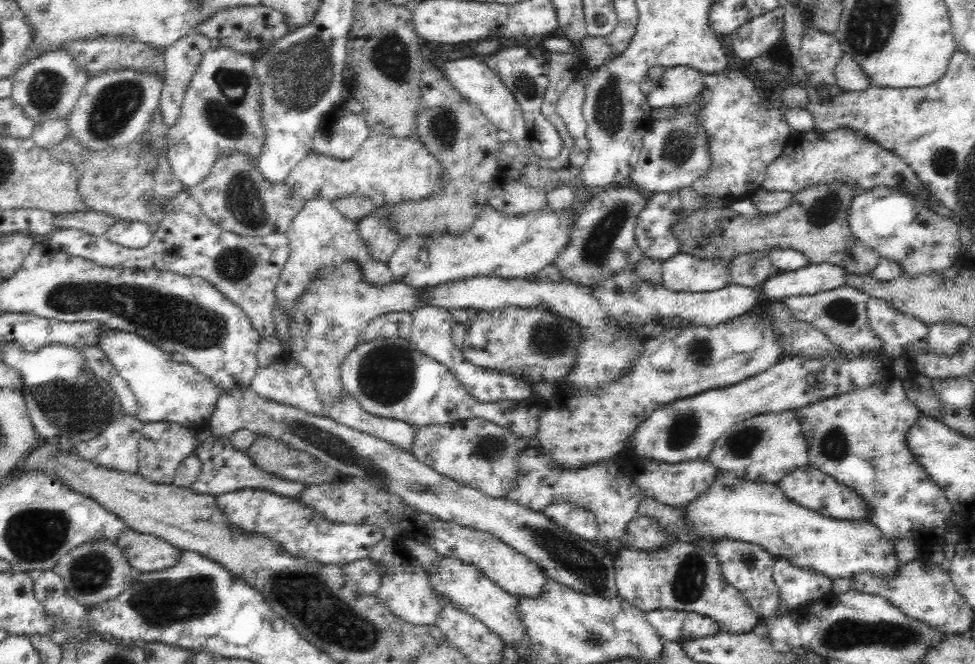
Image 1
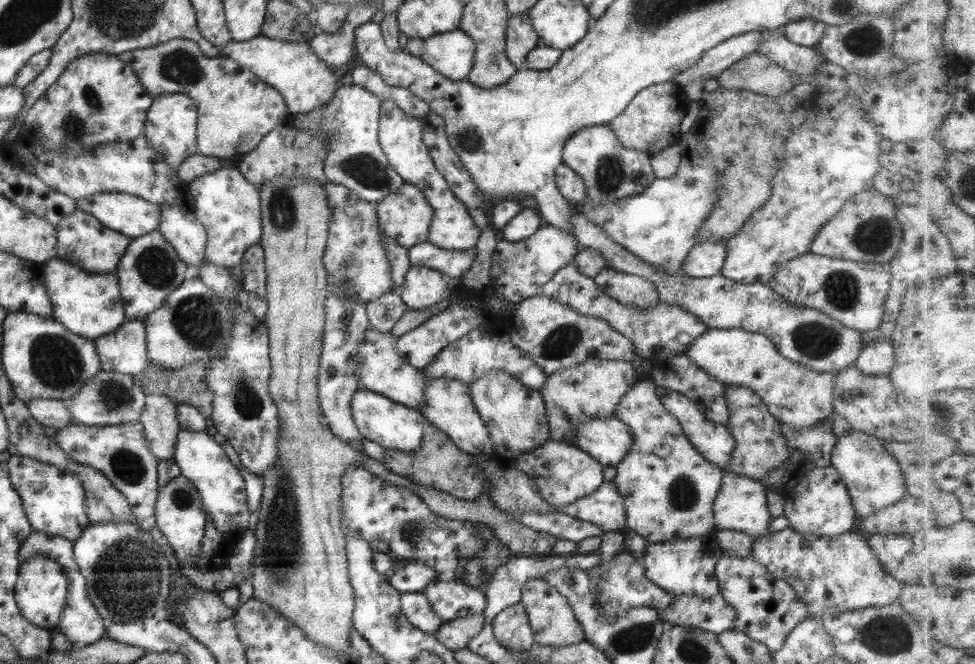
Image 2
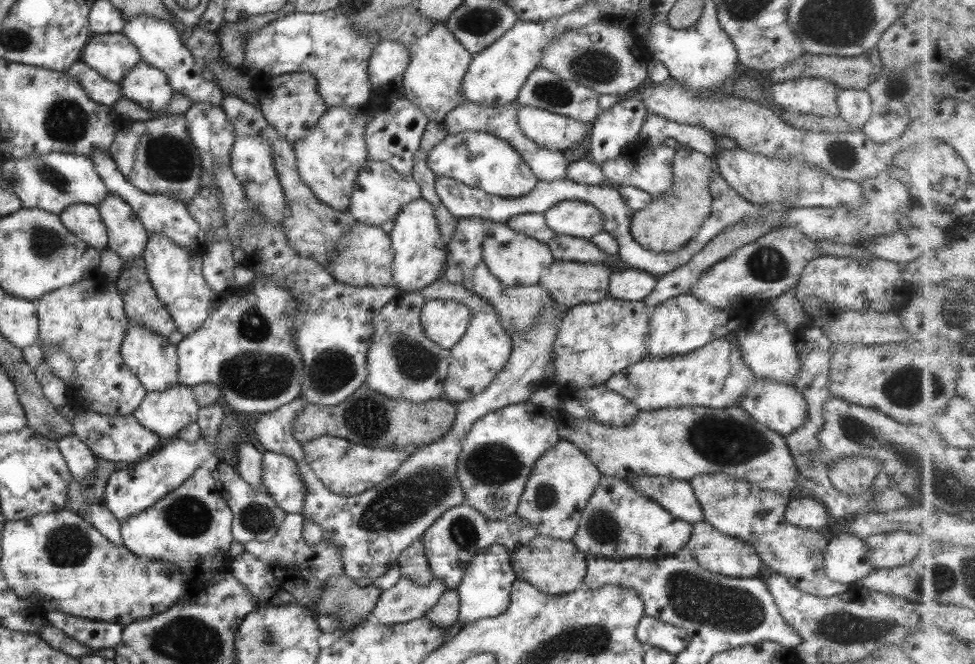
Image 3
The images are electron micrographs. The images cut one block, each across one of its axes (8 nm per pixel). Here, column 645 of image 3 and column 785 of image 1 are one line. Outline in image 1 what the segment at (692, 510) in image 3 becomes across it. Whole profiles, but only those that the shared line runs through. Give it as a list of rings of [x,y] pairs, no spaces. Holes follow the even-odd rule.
[[[810,464],[802,468],[796,468],[794,472],[790,472],[790,474],[781,478],[776,485],[782,491],[782,494],[791,499],[792,502],[818,512],[822,516],[838,520],[865,520],[864,501],[851,488],[844,486],[840,481],[824,472],[820,472]]]

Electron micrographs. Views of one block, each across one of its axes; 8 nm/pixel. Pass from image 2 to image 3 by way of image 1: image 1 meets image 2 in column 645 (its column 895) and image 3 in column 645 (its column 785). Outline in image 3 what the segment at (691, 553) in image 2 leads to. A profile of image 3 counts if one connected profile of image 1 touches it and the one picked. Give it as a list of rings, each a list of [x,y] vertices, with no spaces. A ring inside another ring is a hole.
[[[601,475],[593,496],[581,509],[577,531],[570,541],[584,556],[591,554],[615,561],[658,561],[673,555],[683,555],[691,531],[693,524],[671,516],[659,503],[641,495],[623,479]]]

